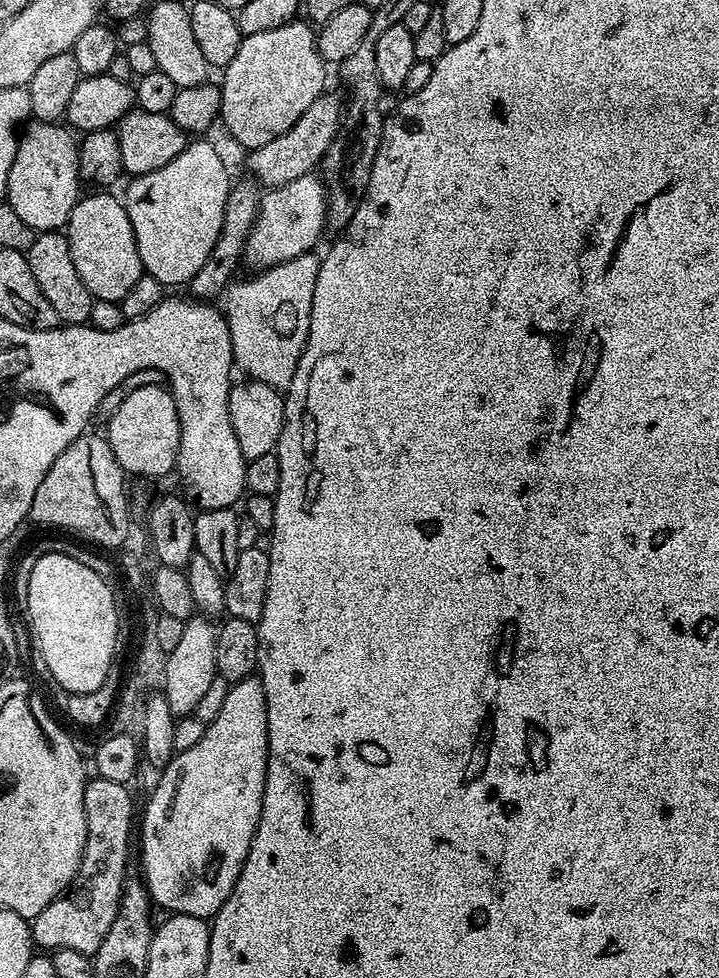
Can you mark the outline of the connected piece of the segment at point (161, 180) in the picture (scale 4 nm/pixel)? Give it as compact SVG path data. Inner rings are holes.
M208 138L185 143L178 158L150 174L135 177L128 193L122 196L145 273L165 286L187 285L202 270L202 262L210 258L210 250L214 250L222 230L230 191L228 168L219 150L204 139Z

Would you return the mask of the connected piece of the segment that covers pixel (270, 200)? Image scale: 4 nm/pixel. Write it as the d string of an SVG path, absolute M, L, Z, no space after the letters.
M309 174L302 178L294 178L294 182L288 182L277 188L268 188L260 197L260 209L256 215L256 224L250 230L248 241L244 247L245 265L249 264L252 270L273 268L282 262L290 262L299 256L307 256L312 248L320 240L324 228L328 224L328 190L324 186L323 179L319 175Z

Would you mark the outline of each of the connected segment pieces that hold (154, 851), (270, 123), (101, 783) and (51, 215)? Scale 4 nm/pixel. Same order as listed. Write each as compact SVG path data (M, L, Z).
M253 674L237 684L231 685L226 694L226 706L222 706L222 714L210 722L202 734L201 740L190 746L190 750L182 750L173 755L171 762L159 773L160 781L156 789L148 796L148 805L143 805L142 815L138 820L138 848L140 844L140 864L144 867L142 879L157 909L165 908L165 913L177 916L197 916L203 920L215 916L216 911L230 898L234 886L240 877L242 866L246 862L246 854L250 850L250 842L256 833L256 827L264 805L264 784L268 780L268 715L266 714L266 694L259 675Z
M297 18L286 26L243 37L238 46L238 54L234 54L234 58L222 69L224 81L219 81L218 84L222 125L244 150L274 142L274 138L286 134L290 126L294 126L294 122L298 122L298 118L310 110L314 98L325 91L324 68L326 69L326 61L320 57L320 51L316 48L316 32L313 25L303 19Z
M101 776L85 783L86 846L82 850L80 869L76 871L74 886L50 902L50 906L31 921L32 938L37 949L65 948L91 957L98 946L102 946L102 938L106 938L110 926L114 926L124 881L129 875L128 847L134 844L134 821L138 816L138 804L136 808L132 790L129 785L110 782Z
M32 122L23 129L16 145L6 202L20 215L22 222L26 222L26 226L30 226L37 234L54 232L67 225L74 206L80 201L80 180L82 173L77 137L60 122Z

